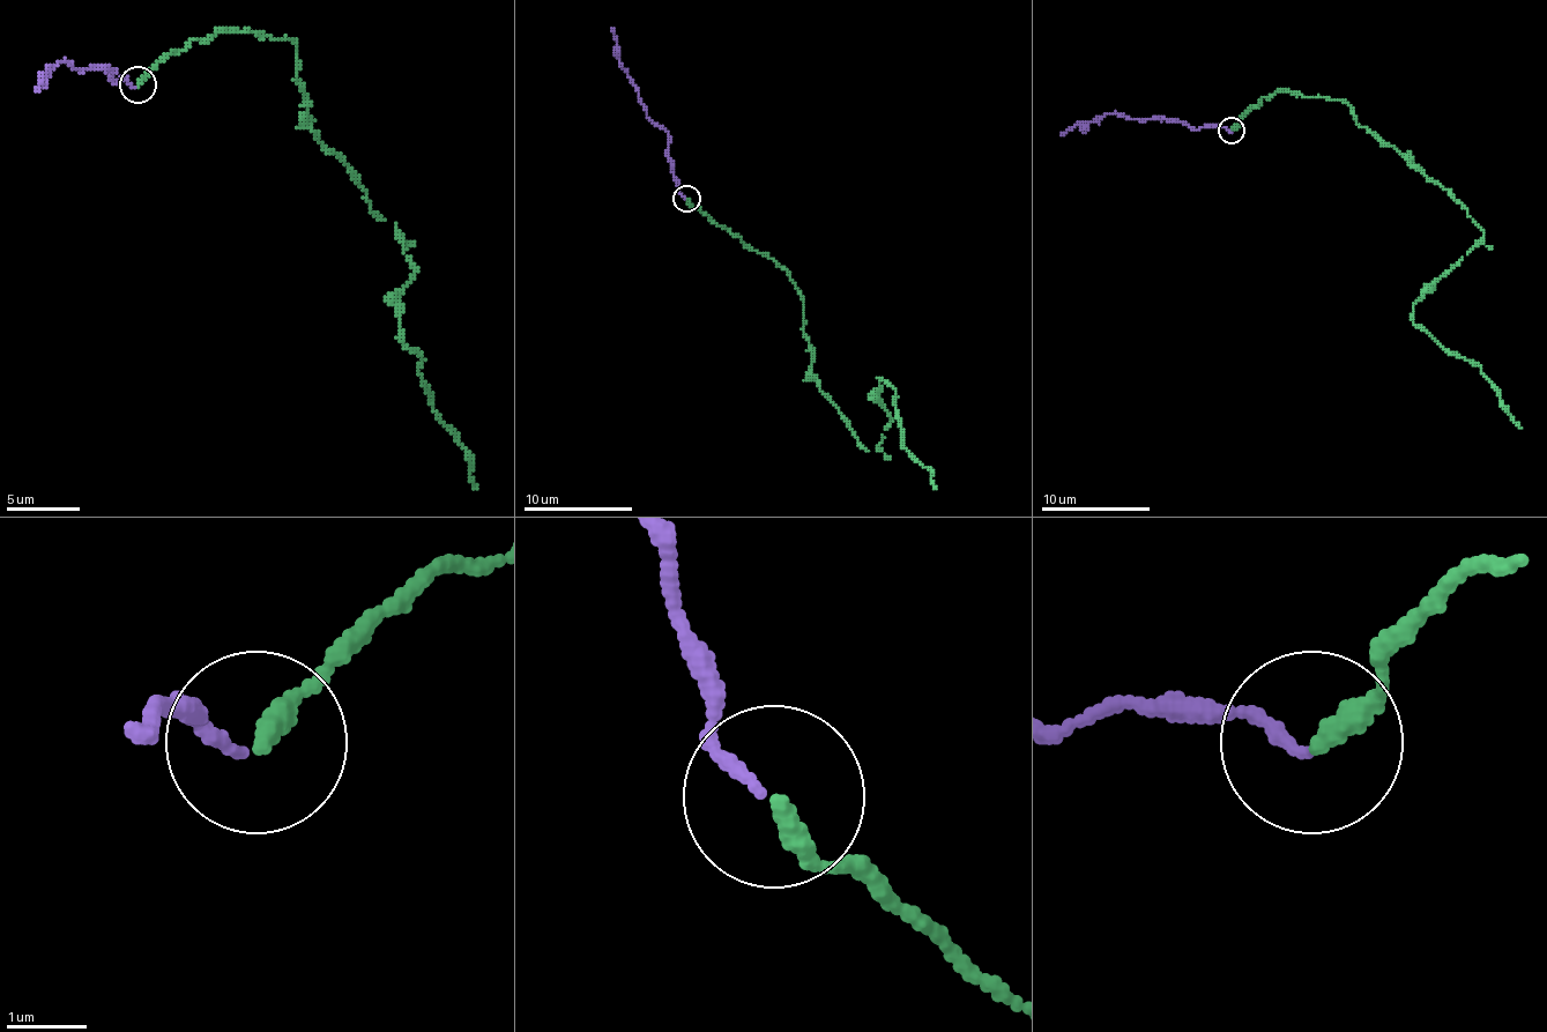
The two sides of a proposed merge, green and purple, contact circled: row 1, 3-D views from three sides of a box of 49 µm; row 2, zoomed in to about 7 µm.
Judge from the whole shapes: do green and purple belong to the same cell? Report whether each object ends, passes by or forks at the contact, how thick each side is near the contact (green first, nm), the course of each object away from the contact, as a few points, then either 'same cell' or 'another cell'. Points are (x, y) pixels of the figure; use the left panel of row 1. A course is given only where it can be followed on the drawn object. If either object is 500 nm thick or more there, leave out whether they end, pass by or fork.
green ends there; purple ends there; 280 nm thick on the green side, 130 nm on the other; green runs (139, 83), (193, 39), (257, 31), (297, 43), (307, 124), (415, 267), (400, 323), (477, 489); purple runs (134, 87), (127, 80), (116, 83), (112, 73), (57, 61), (35, 90); same cell

